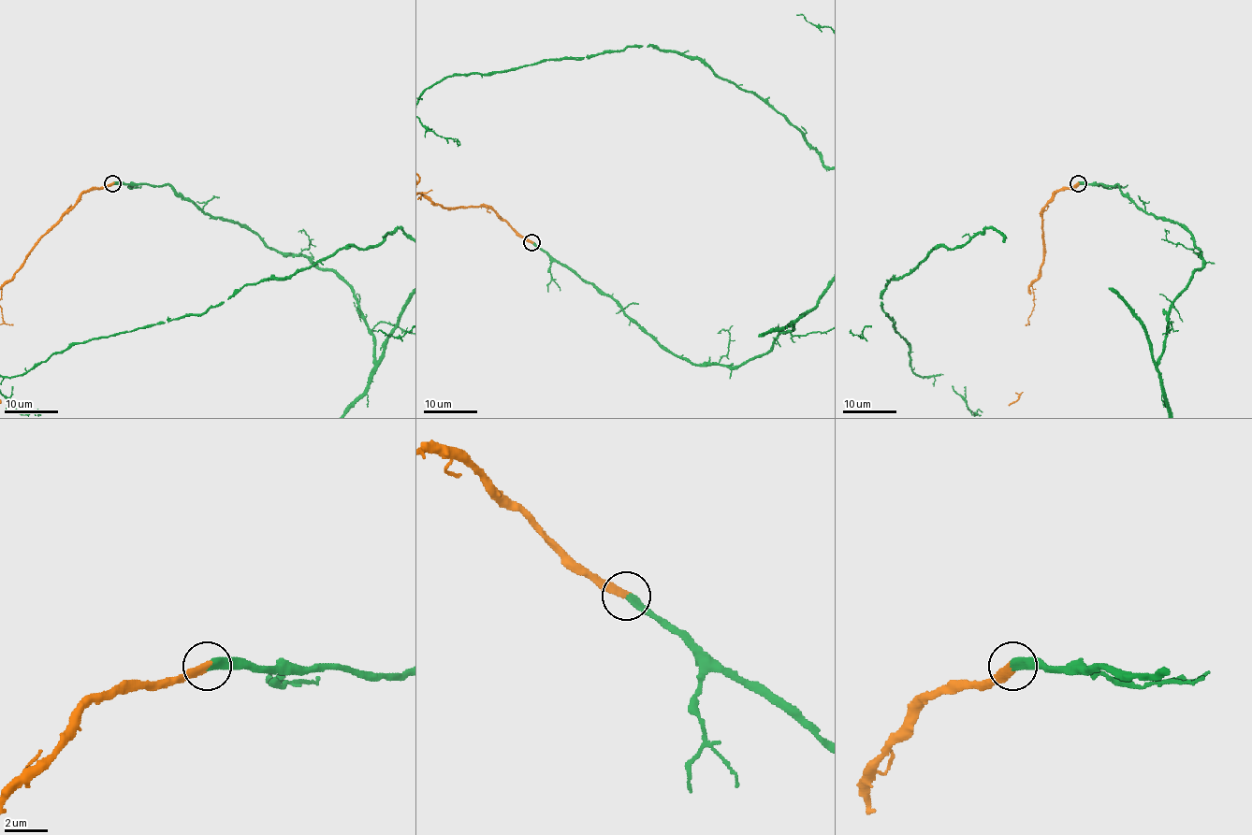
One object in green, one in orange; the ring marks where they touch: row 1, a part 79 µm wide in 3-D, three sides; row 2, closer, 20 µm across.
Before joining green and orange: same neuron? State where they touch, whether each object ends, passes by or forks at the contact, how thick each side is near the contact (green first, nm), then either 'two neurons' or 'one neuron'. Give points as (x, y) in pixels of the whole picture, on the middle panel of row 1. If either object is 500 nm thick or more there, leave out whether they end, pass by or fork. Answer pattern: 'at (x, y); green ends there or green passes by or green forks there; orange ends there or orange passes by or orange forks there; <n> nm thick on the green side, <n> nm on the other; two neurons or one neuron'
at (531, 242); green ends there; orange ends there; 340 nm thick on the green side, 360 nm on the other; one neuron

